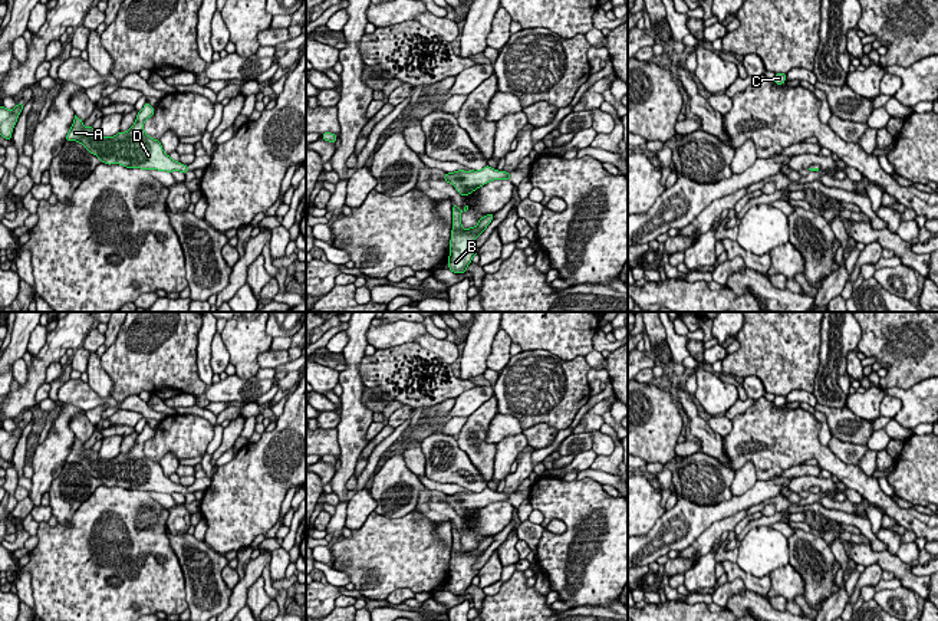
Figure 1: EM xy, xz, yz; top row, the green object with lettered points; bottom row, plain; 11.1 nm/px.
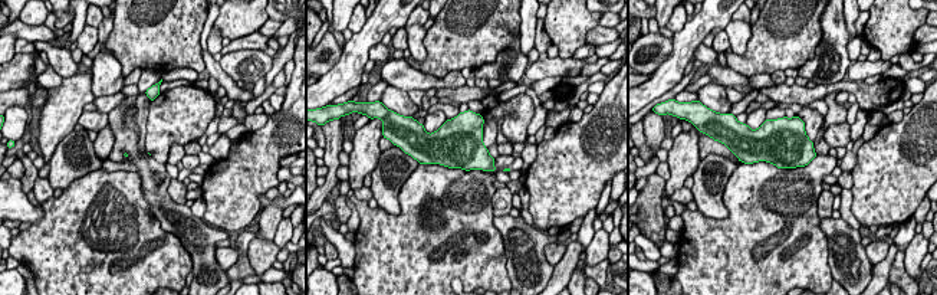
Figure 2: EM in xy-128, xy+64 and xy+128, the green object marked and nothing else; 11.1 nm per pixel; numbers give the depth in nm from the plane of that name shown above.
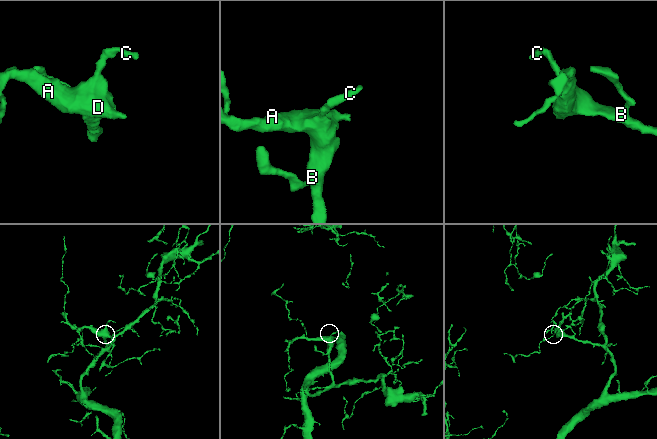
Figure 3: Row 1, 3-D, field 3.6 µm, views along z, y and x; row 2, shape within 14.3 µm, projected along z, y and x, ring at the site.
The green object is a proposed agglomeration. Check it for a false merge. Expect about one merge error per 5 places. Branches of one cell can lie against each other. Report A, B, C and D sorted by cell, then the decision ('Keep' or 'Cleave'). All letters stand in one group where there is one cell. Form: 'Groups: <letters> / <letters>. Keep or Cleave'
Groups: A B C D. Keep

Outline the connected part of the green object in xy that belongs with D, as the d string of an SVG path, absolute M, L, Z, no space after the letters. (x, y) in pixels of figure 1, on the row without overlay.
M145 424L129 453L119 453L115 459L105 460L92 447L85 450L83 443L75 437L66 463L80 464L90 476L108 487L119 486L126 490L181 493L185 496L190 493L188 487L174 483L164 474L158 461L145 456L144 444L151 438L154 438L154 430Z

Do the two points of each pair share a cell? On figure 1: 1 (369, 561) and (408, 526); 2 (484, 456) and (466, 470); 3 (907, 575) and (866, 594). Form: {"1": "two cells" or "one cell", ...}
{"1": "one cell", "2": "two cells", "3": "two cells"}

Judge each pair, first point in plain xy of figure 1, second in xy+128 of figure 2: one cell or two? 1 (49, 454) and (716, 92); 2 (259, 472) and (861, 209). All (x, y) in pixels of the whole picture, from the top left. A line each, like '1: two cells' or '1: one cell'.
1: two cells
2: one cell

